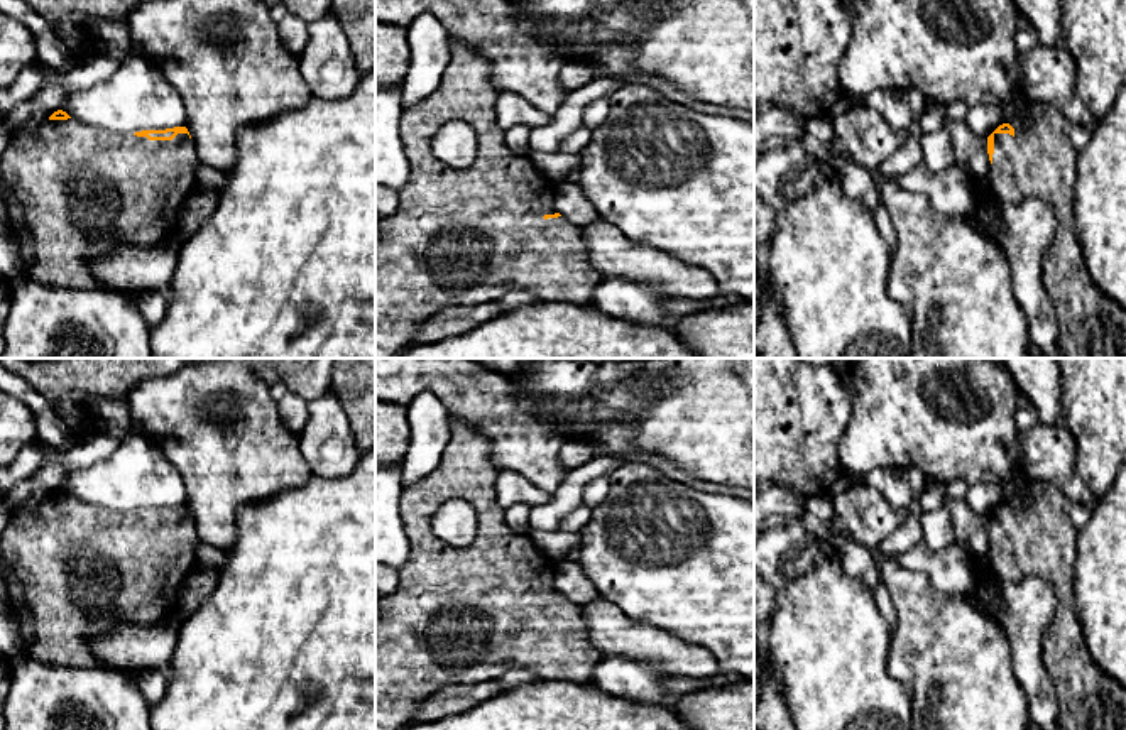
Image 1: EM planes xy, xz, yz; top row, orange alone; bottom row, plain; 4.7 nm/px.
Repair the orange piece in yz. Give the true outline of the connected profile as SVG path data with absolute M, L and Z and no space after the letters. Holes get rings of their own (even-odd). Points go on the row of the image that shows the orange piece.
M1031 101L1023 127L1003 123L987 137L991 172L970 182L976 201L1019 204L1040 198L1052 206L1055 232L1041 277L1058 319L1062 357L1126 358L1126 311L1101 292L1082 259L1074 215L1079 150L1069 128L1055 106Z

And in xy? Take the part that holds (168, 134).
M57 110L34 132L12 133L0 157L0 199L20 247L20 277L52 287L108 289L91 275L88 262L122 243L152 247L172 235L184 199L198 188L194 164L196 149L186 127L115 135Z

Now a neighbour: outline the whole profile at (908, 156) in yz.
M913 128L905 142L898 147L898 150L881 164L876 172L876 179L883 179L888 176L905 176L918 164L923 164L920 135L921 132L918 128Z

